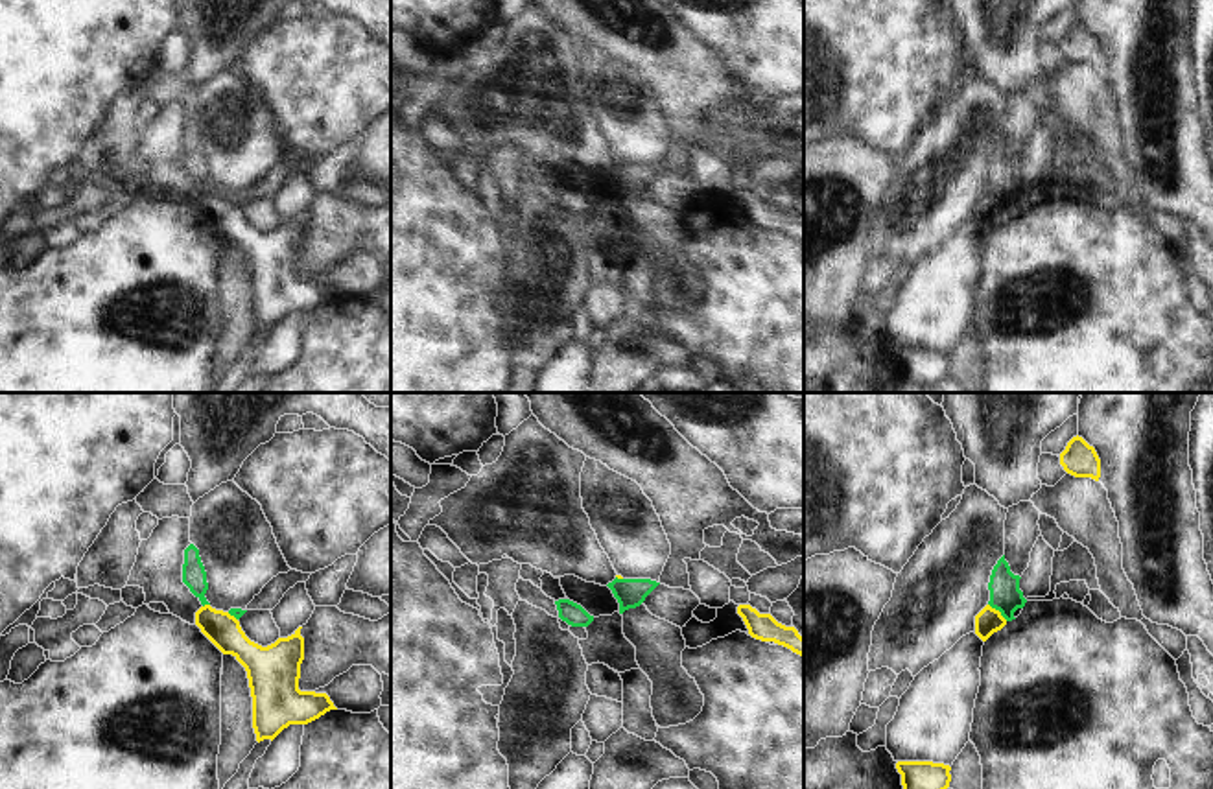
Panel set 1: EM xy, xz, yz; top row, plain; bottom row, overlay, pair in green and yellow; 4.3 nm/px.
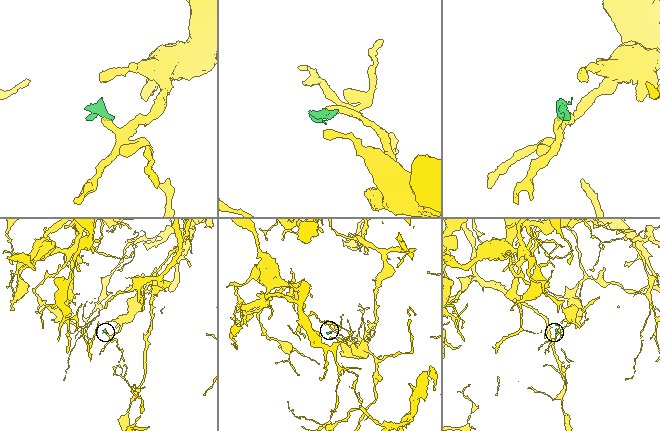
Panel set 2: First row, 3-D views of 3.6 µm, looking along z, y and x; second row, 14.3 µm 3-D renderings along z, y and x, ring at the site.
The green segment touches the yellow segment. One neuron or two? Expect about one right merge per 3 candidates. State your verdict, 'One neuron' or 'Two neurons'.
Two neurons

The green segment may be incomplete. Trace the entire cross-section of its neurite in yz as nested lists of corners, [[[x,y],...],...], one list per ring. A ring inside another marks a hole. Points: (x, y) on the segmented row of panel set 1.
[[[1005,555],[997,560],[997,564],[992,570],[988,590],[990,590],[990,601],[988,605],[1001,612],[1001,616],[1007,621],[1016,619],[1014,612],[1018,608],[1023,608],[1027,599],[1023,597],[1023,592],[1019,590],[1019,575],[1014,575],[1010,571],[1008,562],[1005,560]]]

